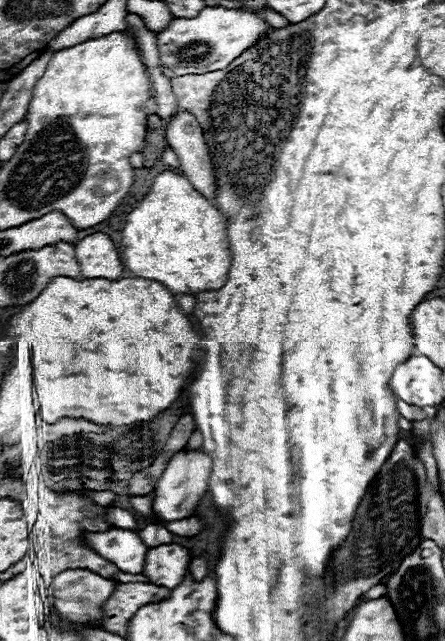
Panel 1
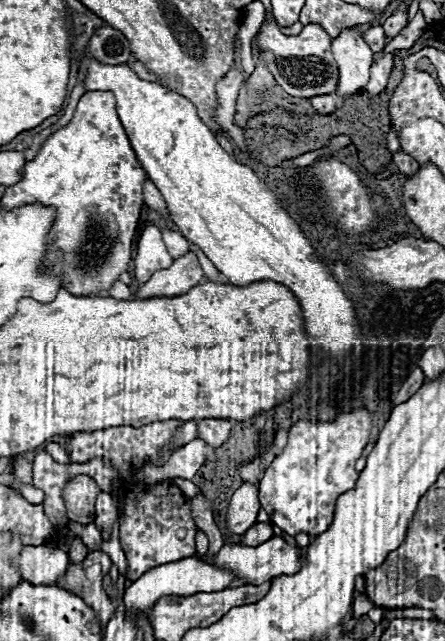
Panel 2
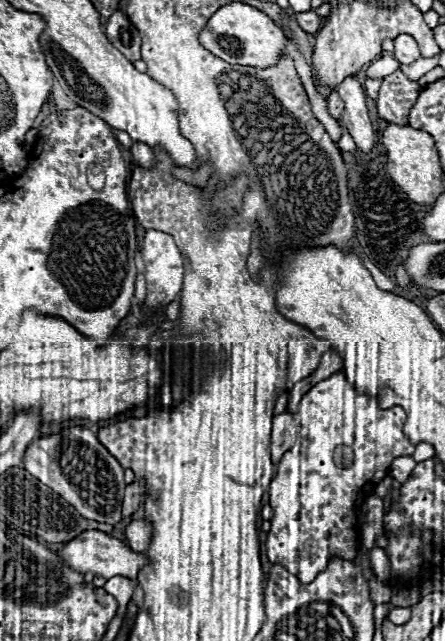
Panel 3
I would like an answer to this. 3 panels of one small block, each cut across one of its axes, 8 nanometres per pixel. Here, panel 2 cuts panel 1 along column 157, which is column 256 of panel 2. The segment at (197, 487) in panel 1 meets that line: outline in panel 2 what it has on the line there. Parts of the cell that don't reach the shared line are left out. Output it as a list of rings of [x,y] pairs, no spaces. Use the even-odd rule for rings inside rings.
[[[244,482],[244,486],[240,486],[234,492],[226,510],[226,528],[232,534],[244,534],[248,528],[256,524],[256,514],[260,510],[256,490],[258,490],[256,484]]]

